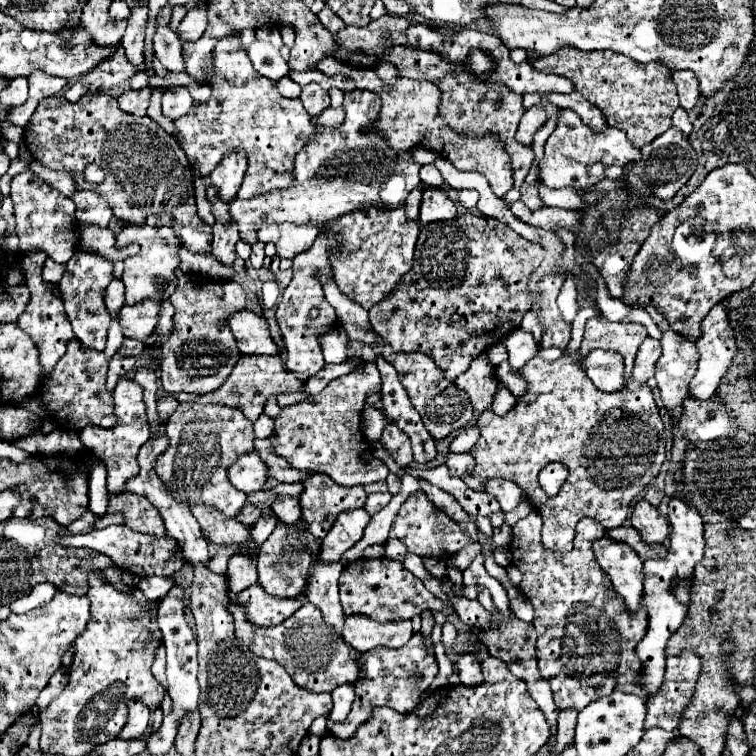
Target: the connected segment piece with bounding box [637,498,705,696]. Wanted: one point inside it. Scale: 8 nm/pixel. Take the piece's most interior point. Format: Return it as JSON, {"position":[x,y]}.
{"position":[686,547]}

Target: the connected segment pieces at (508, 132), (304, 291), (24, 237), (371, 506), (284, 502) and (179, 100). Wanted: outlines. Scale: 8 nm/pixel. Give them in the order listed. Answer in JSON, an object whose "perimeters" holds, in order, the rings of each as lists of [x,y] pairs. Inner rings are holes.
{"perimeters":[[[[455,72],[449,74],[441,80],[441,84],[437,84],[443,90],[441,96],[441,116],[445,118],[445,122],[449,126],[453,126],[457,132],[461,134],[469,134],[469,136],[485,136],[485,134],[497,134],[507,142],[507,152],[513,160],[513,180],[515,180],[515,188],[519,188],[525,182],[525,176],[531,170],[531,164],[535,160],[533,148],[531,146],[523,146],[515,140],[515,132],[517,132],[517,124],[525,112],[523,108],[523,98],[521,94],[515,94],[513,90],[509,90],[503,84],[483,84],[471,78],[471,74],[465,72]]],[[[319,234],[309,254],[299,254],[297,258],[293,258],[293,280],[285,288],[281,302],[277,304],[277,322],[287,346],[287,362],[285,362],[287,372],[301,372],[305,376],[313,376],[325,366],[319,336],[337,324],[337,314],[325,302],[321,290],[321,278],[333,278],[329,266],[329,246],[333,246],[333,234]],[[317,270],[321,270],[321,274],[317,274]],[[311,308],[319,308],[319,316],[315,320],[309,318]]],[[[31,170],[17,174],[11,182],[11,200],[15,206],[17,218],[17,236],[21,238],[21,250],[41,248],[49,254],[51,260],[59,264],[67,264],[67,260],[75,254],[73,234],[75,234],[75,202],[49,184],[45,184]]],[[[375,492],[375,494],[369,494],[367,496],[367,502],[365,502],[365,510],[369,510],[369,514],[377,514],[381,508],[385,508],[385,504],[389,504],[391,500],[391,492]]],[[[277,496],[273,502],[273,512],[281,522],[297,522],[301,518],[301,504],[297,496]]],[[[177,86],[177,88],[165,90],[161,104],[163,104],[163,114],[169,116],[171,120],[177,120],[179,116],[183,116],[183,114],[189,112],[189,108],[193,104],[193,98],[191,98],[191,94],[189,94],[187,88]]]]}

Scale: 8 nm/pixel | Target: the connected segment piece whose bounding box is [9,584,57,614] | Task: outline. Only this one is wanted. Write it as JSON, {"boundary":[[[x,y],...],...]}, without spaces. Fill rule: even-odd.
{"boundary":[[[41,584],[41,586],[37,586],[37,588],[33,588],[27,596],[23,596],[19,602],[11,602],[9,608],[11,608],[11,612],[15,612],[15,614],[25,614],[25,612],[29,612],[29,610],[33,610],[33,608],[49,602],[55,592],[57,592],[55,586]]]}

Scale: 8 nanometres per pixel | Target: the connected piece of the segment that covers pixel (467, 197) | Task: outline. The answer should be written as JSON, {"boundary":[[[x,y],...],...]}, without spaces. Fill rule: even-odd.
{"boundary":[[[459,190],[459,202],[463,208],[467,208],[467,210],[475,208],[477,200],[479,200],[479,194],[475,190]]]}

